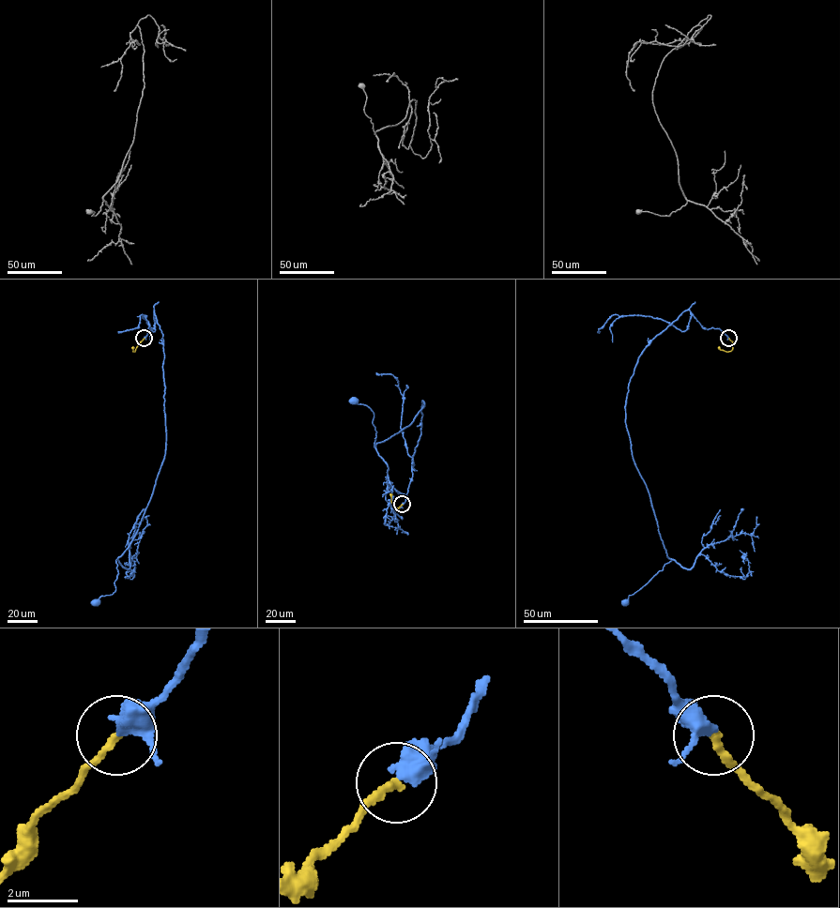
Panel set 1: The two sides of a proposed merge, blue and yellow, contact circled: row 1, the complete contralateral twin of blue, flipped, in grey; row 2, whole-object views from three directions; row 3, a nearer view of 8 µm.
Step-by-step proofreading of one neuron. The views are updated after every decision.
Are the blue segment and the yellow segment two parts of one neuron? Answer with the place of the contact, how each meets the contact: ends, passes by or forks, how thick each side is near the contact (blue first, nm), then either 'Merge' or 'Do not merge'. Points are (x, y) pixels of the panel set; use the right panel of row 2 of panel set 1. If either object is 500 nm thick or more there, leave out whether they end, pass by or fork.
Place: (728, 338). At the ring blue passes by. At the ring yellow ends. Thickness 320 nm (blue) against 220 nm. Merge

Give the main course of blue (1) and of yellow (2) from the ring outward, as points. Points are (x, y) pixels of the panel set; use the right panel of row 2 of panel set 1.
1: (728, 338), (719, 328), (702, 327), (685, 310), (635, 366), (625, 423), (672, 560), (623, 602)
2: (728, 338), (733, 343), (732, 350), (725, 351), (719, 346)

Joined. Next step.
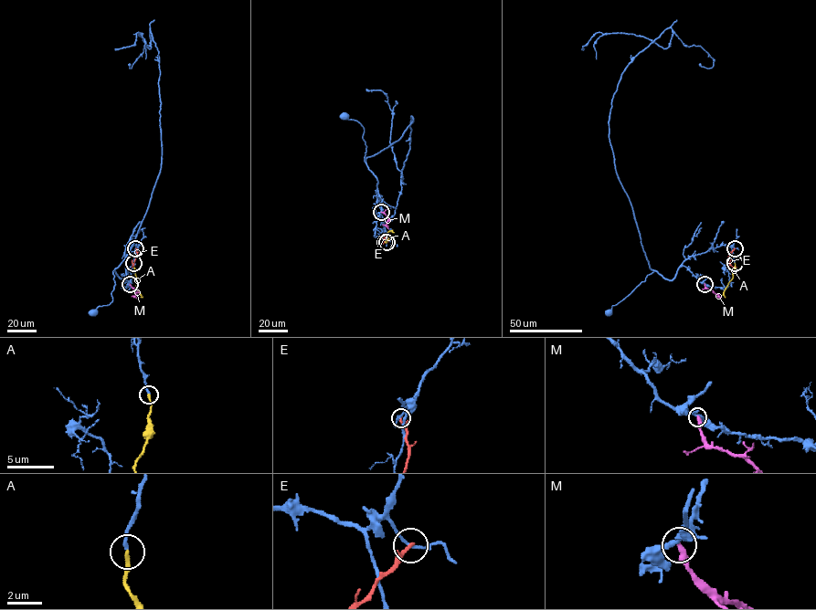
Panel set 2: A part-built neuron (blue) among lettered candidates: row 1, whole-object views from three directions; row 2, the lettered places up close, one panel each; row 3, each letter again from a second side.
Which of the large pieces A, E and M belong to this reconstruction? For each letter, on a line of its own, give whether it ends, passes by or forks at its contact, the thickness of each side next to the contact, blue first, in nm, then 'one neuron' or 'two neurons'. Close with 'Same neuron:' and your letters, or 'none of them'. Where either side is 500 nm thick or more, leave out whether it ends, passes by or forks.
A: it ends | 180/200 nm | one neuron
E: it ends | 140/240 nm | two neurons
M: it ends | 280/360 nm | two neurons
Same neuron: A

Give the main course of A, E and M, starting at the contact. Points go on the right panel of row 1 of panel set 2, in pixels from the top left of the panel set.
A: (735, 263), (733, 278), (724, 292), (725, 297)
E: (735, 248), (728, 256), (728, 262), (736, 268)
M: (704, 283), (716, 296)

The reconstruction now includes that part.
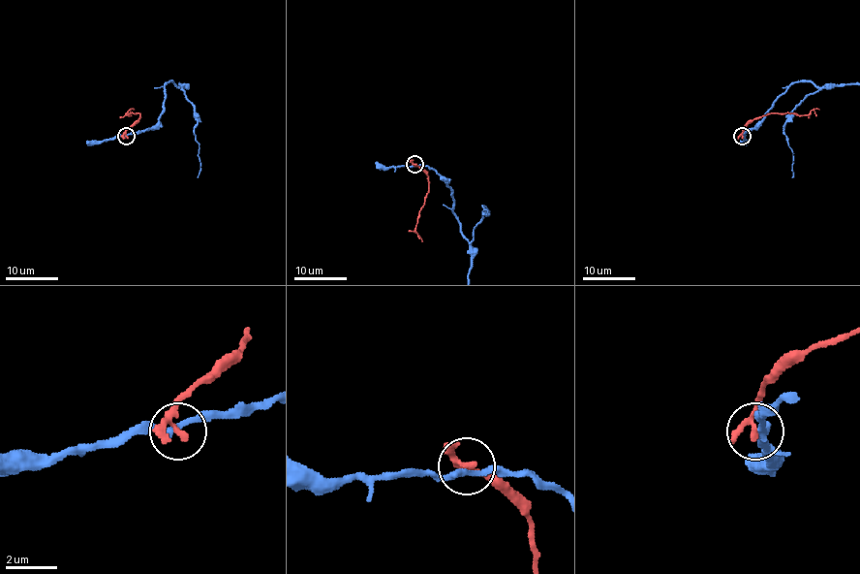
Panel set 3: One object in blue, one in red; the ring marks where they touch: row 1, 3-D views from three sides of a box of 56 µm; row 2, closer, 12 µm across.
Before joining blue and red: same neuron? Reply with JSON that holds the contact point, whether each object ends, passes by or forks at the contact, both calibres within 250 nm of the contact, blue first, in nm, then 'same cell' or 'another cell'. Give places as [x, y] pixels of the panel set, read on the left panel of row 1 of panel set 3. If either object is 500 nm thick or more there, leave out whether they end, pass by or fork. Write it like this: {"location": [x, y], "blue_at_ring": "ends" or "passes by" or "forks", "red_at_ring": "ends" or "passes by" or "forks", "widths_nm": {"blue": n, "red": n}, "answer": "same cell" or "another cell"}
{"location": [126, 136], "blue_at_ring": "passes by", "red_at_ring": "passes by", "widths_nm": {"blue": 240, "red": 240}, "answer": "another cell"}

